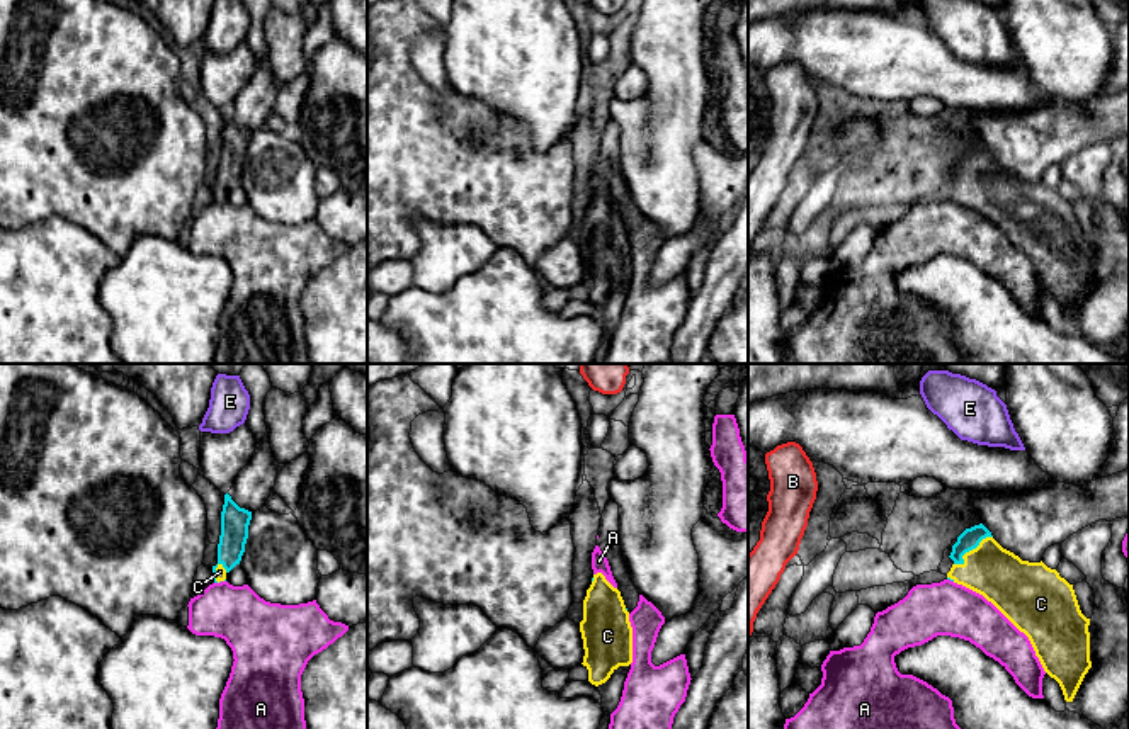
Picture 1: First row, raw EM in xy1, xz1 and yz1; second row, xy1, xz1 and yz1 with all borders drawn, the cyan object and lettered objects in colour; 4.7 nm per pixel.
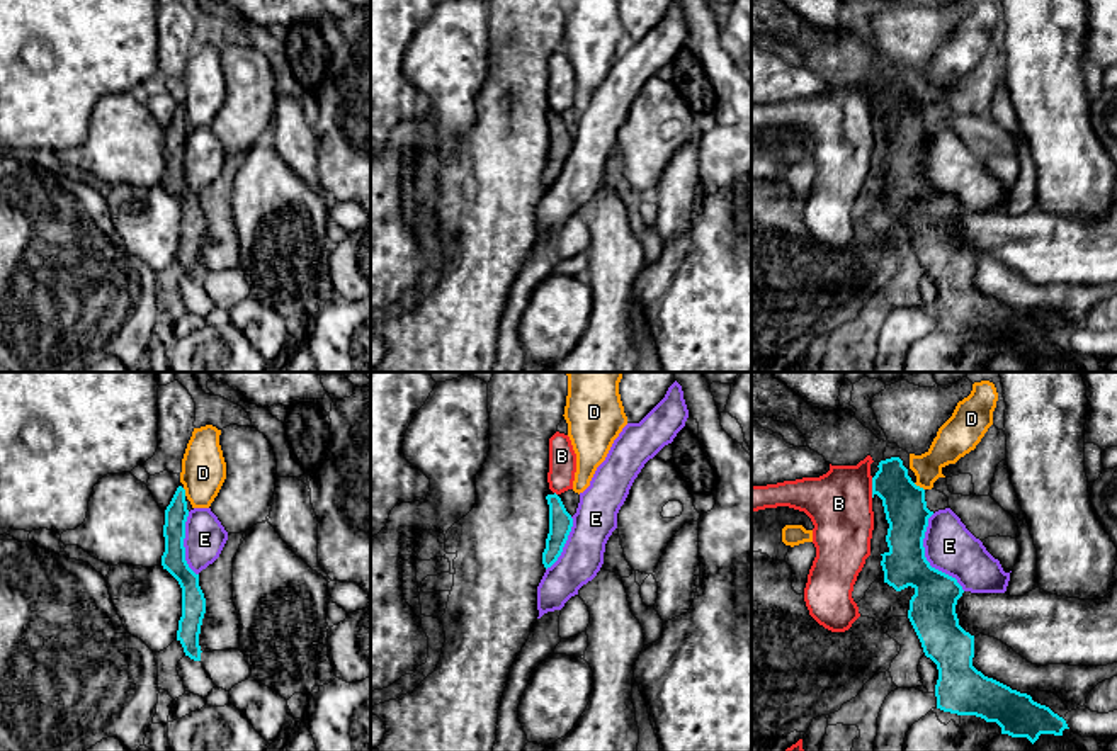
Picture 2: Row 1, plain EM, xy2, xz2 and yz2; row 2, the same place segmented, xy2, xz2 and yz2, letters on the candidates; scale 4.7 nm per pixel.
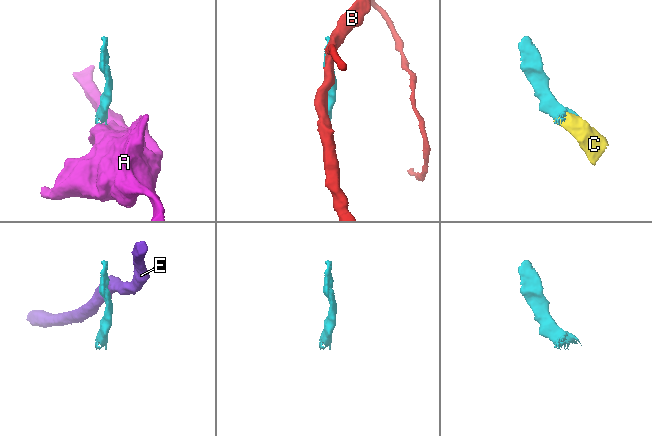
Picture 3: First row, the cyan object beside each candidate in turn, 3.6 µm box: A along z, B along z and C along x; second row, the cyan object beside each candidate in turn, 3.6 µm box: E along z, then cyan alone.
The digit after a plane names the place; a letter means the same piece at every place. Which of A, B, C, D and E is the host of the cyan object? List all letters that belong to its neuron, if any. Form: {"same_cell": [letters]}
{"same_cell": ["C"]}

